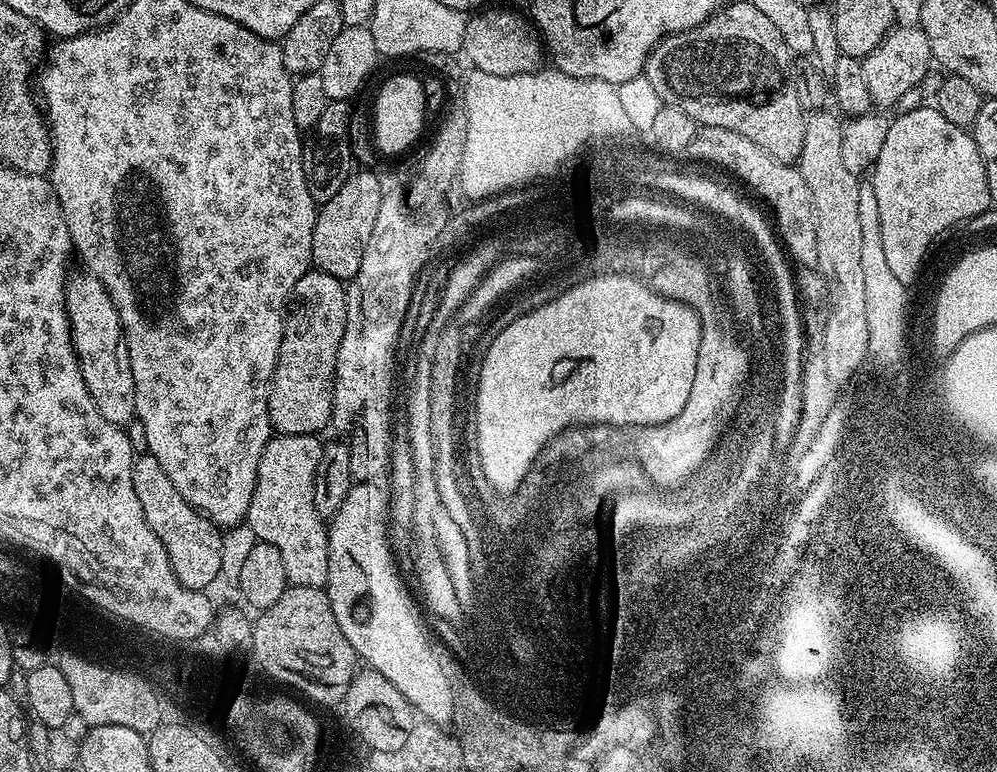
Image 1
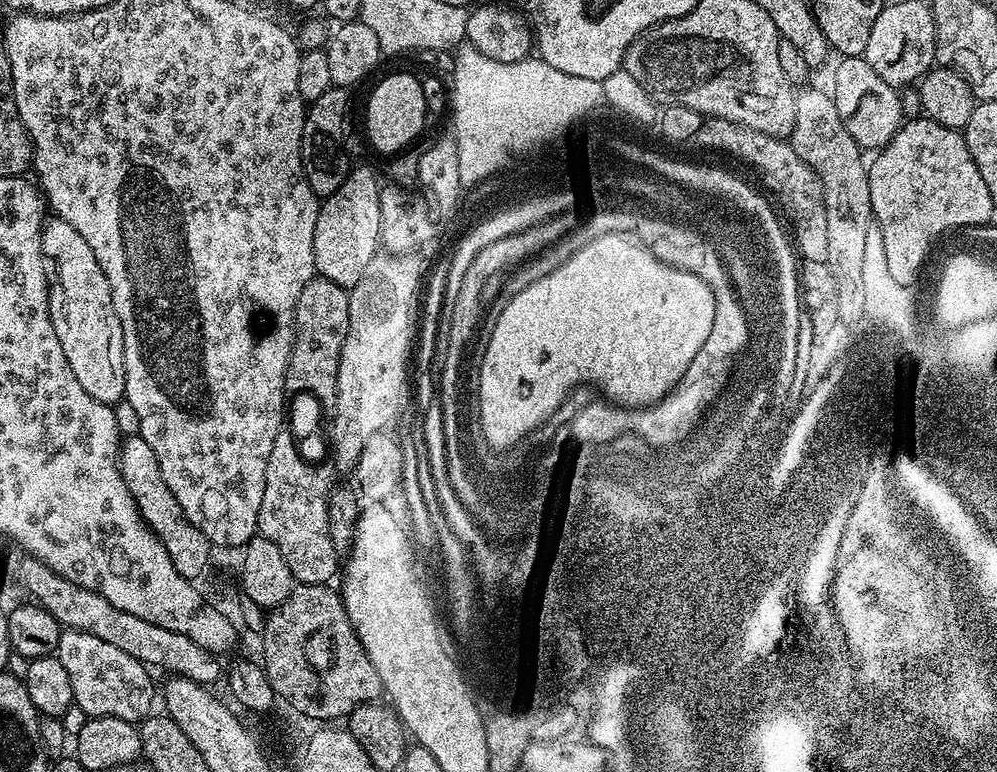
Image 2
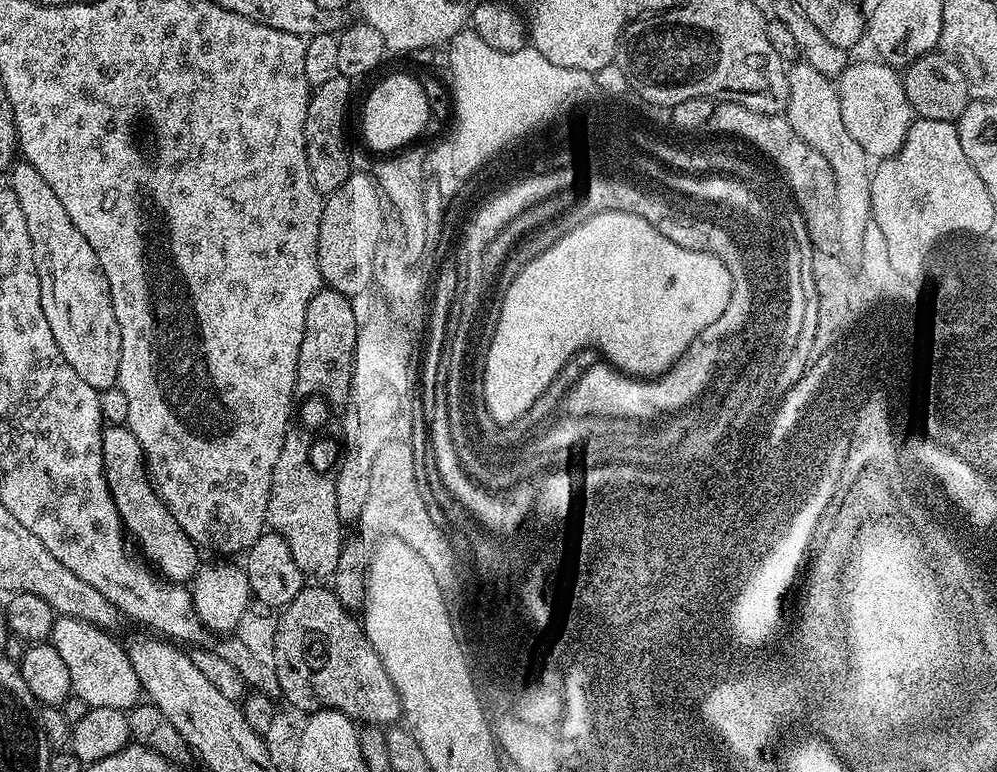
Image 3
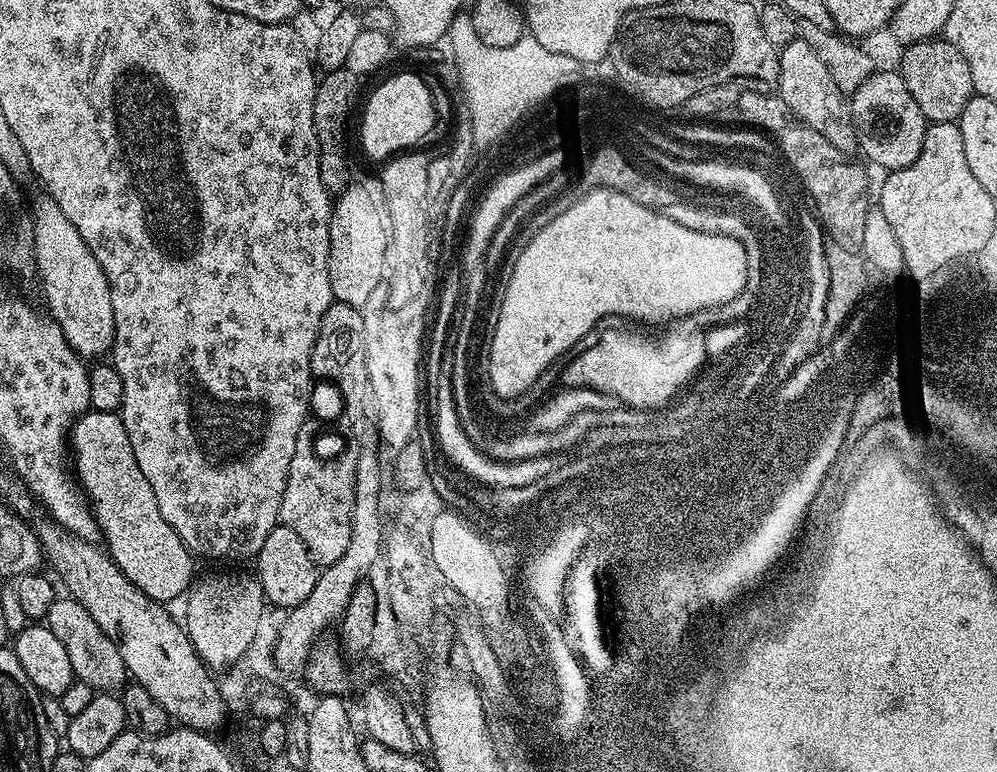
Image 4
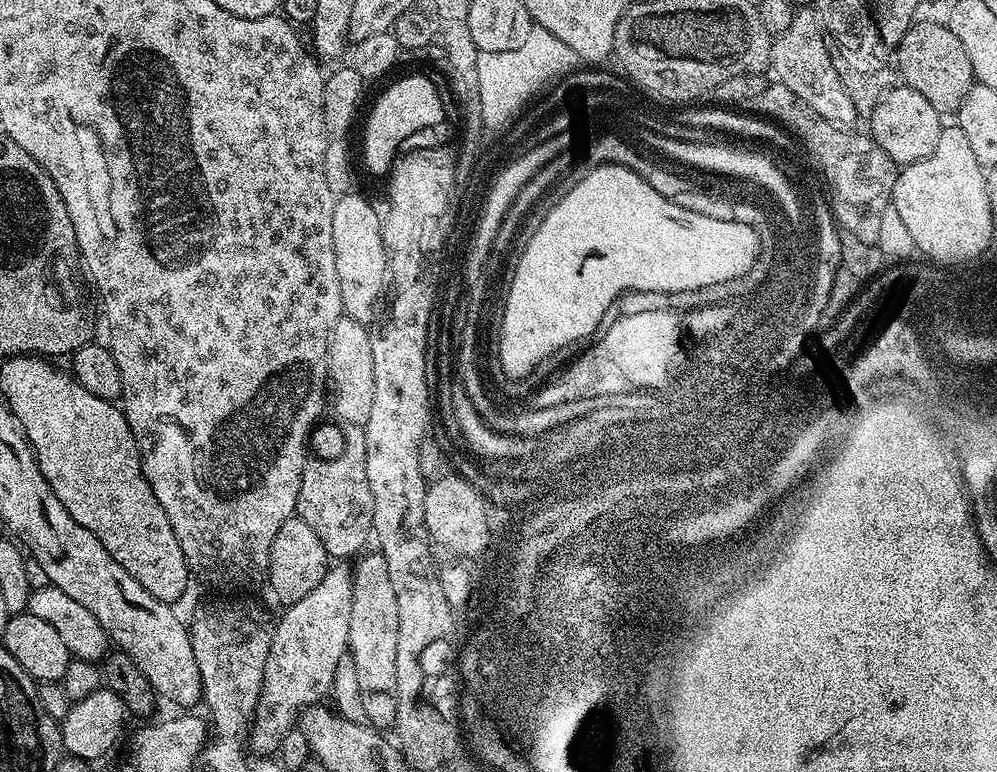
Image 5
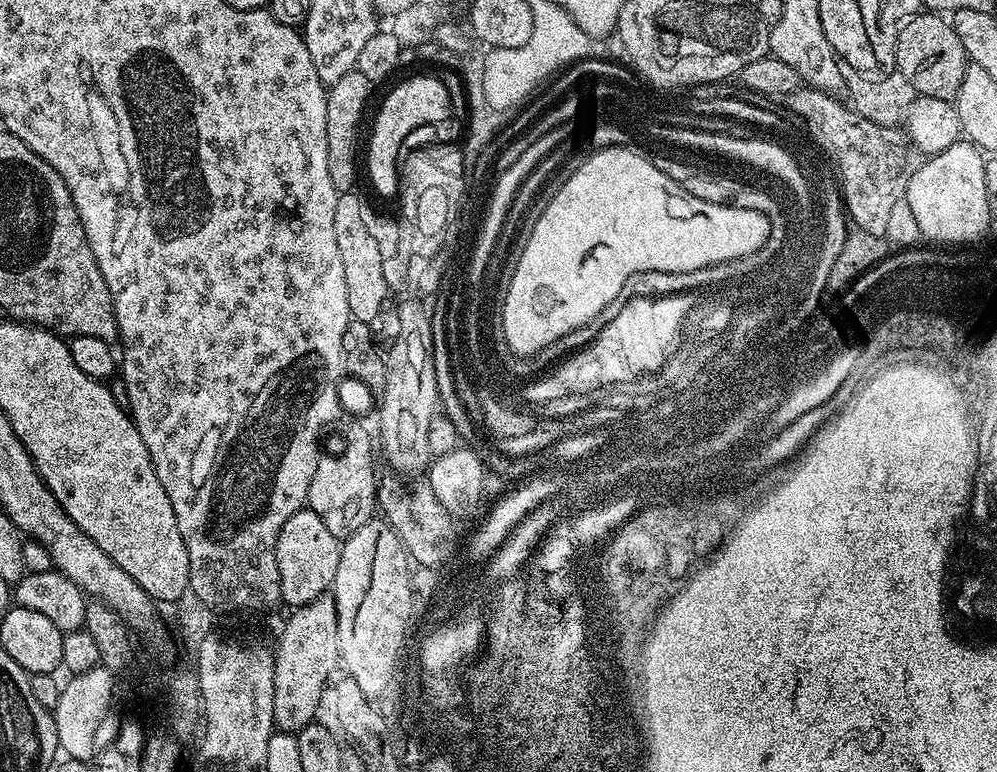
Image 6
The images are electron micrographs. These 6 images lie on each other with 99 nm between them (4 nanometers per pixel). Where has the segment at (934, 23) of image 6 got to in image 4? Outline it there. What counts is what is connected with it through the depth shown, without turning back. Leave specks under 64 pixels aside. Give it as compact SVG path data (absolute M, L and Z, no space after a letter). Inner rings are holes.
M943 38L920 40L907 45L901 52L904 53L900 56L898 71L926 120L934 124L959 121L966 102L974 94L966 58L962 58L950 41Z

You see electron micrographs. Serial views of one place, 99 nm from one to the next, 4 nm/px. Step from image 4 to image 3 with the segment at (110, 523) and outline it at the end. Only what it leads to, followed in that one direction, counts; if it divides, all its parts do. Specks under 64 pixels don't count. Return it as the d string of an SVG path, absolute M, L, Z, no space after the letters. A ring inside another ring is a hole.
M113 424L105 427L102 438L102 458L106 482L114 498L114 506L118 506L118 514L124 523L125 533L135 543L136 540L140 543L139 551L143 559L151 562L155 571L169 582L191 581L196 575L196 569L202 563L202 557L199 556L201 553L198 551L198 545L186 535L182 526L178 526L174 514L170 514L162 498L156 493L152 477L148 475L144 451L138 438L134 438L134 434L125 425Z

